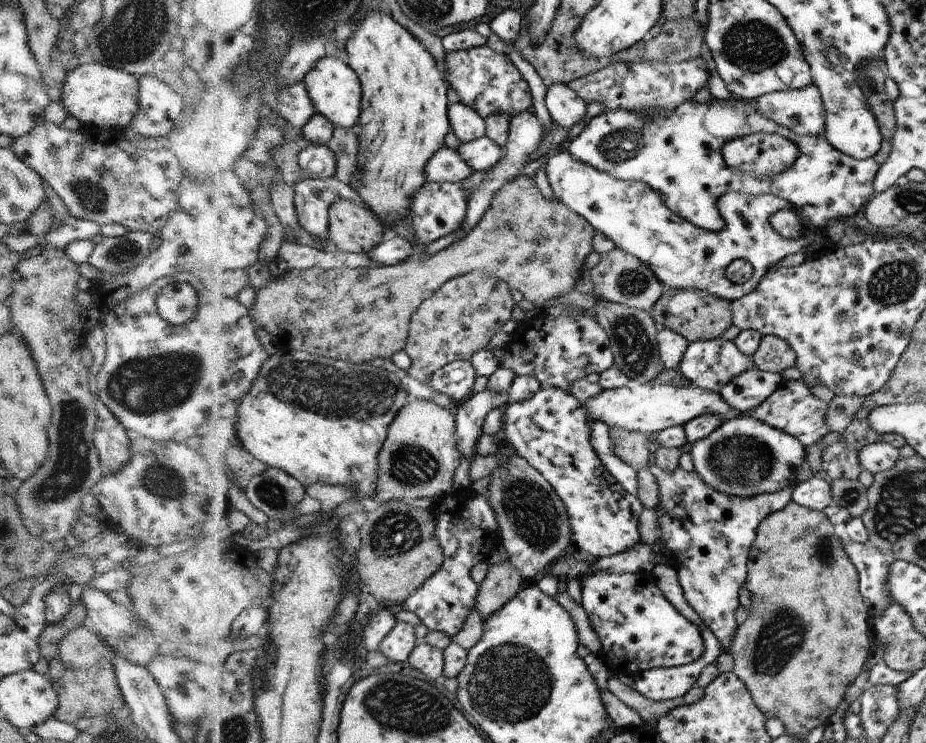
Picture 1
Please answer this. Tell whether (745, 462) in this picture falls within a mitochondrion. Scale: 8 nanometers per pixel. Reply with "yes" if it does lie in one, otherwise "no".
yes

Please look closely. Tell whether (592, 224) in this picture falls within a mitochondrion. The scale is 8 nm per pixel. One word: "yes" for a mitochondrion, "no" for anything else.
no

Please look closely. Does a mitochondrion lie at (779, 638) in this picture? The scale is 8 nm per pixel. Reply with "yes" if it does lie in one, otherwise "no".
yes

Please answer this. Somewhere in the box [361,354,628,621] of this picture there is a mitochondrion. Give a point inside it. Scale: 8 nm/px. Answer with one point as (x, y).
(531, 511)

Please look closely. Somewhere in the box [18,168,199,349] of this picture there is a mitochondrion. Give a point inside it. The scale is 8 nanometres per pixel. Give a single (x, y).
(91, 197)

